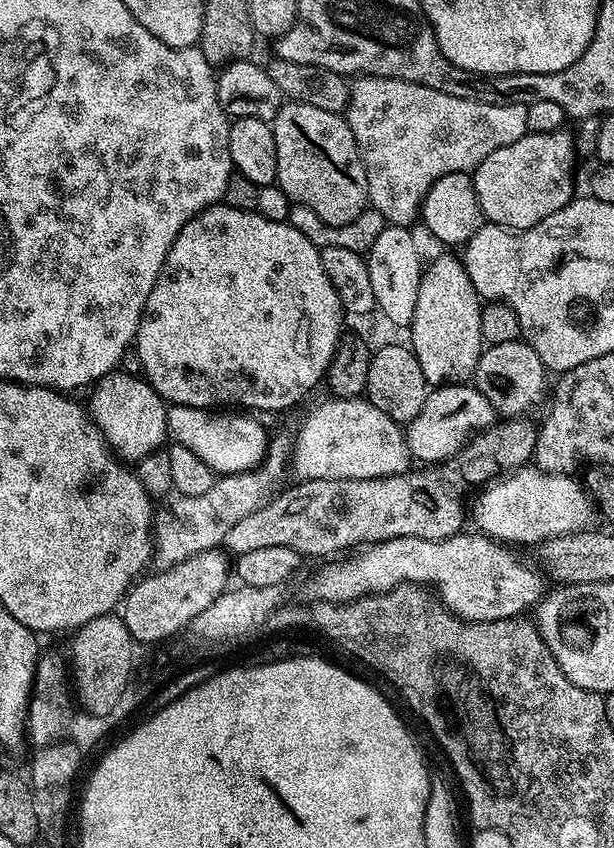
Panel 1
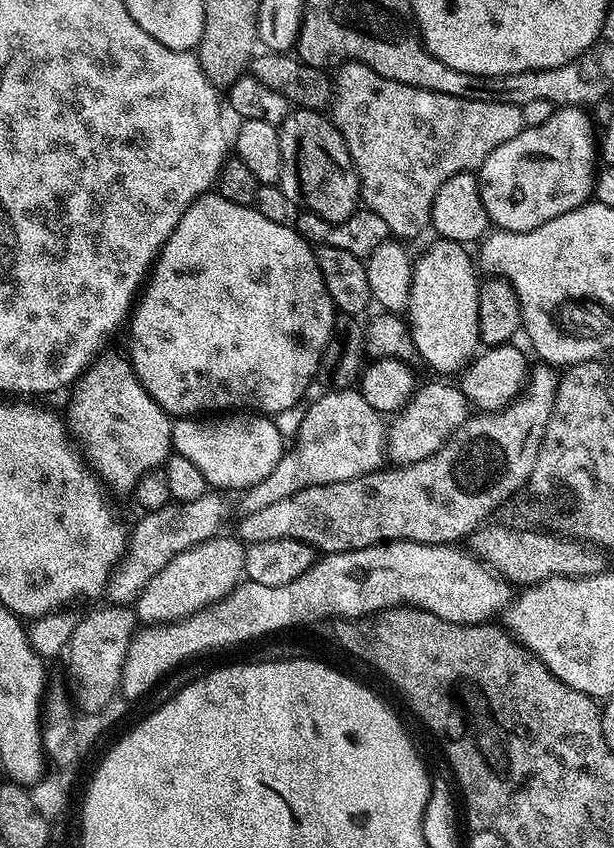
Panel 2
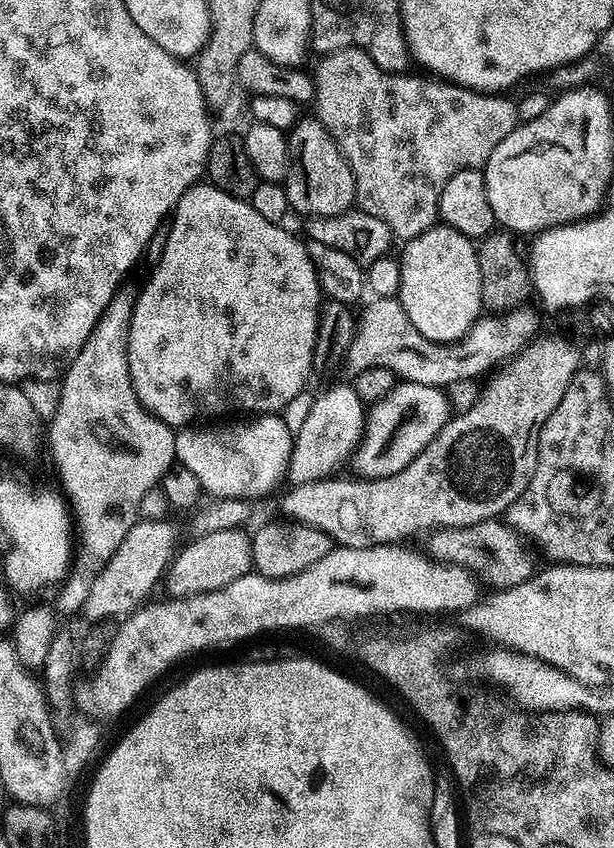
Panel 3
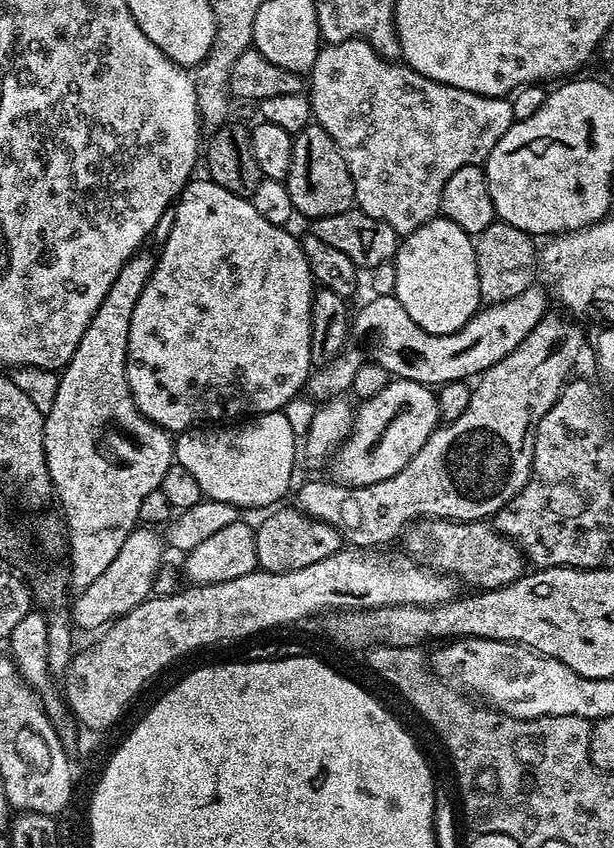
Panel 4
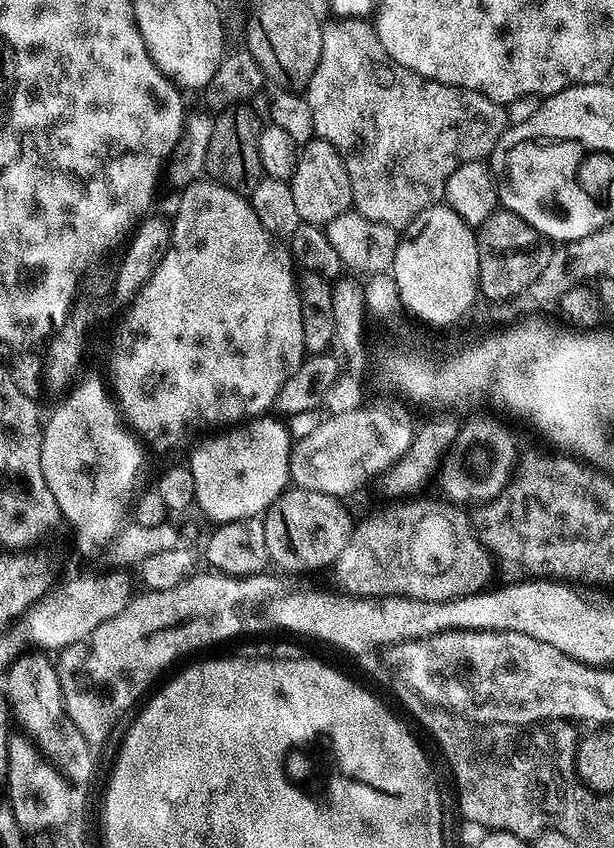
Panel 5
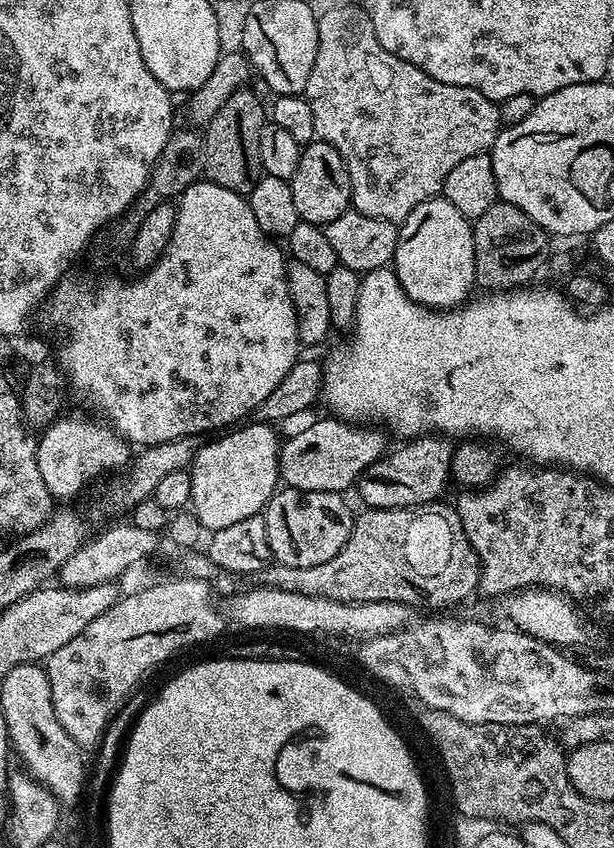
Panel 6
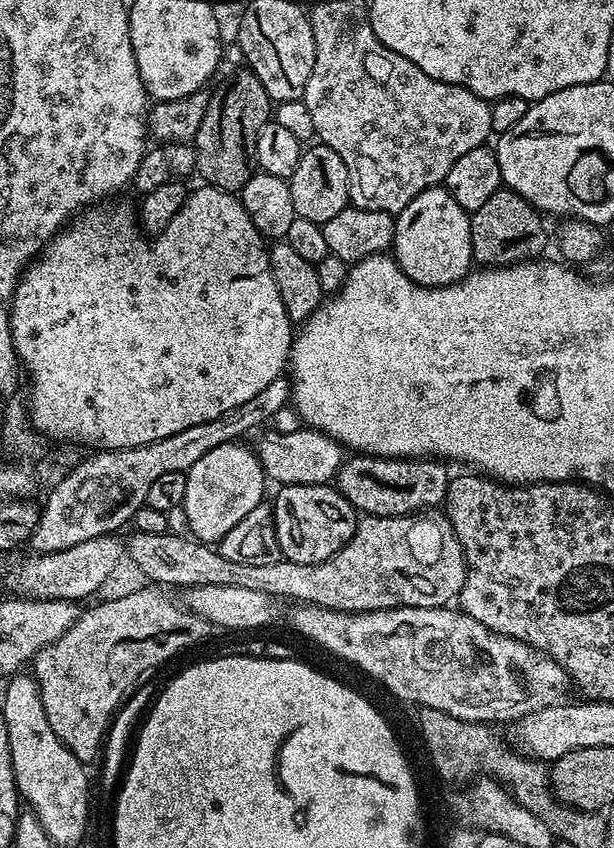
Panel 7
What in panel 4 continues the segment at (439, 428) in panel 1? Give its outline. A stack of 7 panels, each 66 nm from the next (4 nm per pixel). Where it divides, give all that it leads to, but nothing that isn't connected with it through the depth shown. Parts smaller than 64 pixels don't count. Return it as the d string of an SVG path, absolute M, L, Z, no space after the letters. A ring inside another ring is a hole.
M395 378L389 379L388 384L382 390L378 390L378 394L374 394L374 398L363 401L355 409L352 417L352 430L348 435L346 441L339 446L330 456L330 463L332 462L332 476L330 475L331 483L344 484L348 488L357 488L358 486L370 486L374 482L382 482L386 478L394 478L394 474L398 474L398 470L402 470L410 462L410 458L414 458L414 454L418 454L418 450L422 450L422 446L430 438L430 434L435 432L438 425L441 423L440 419L440 402L437 393L433 391L429 385L419 384L413 380L398 380Z

